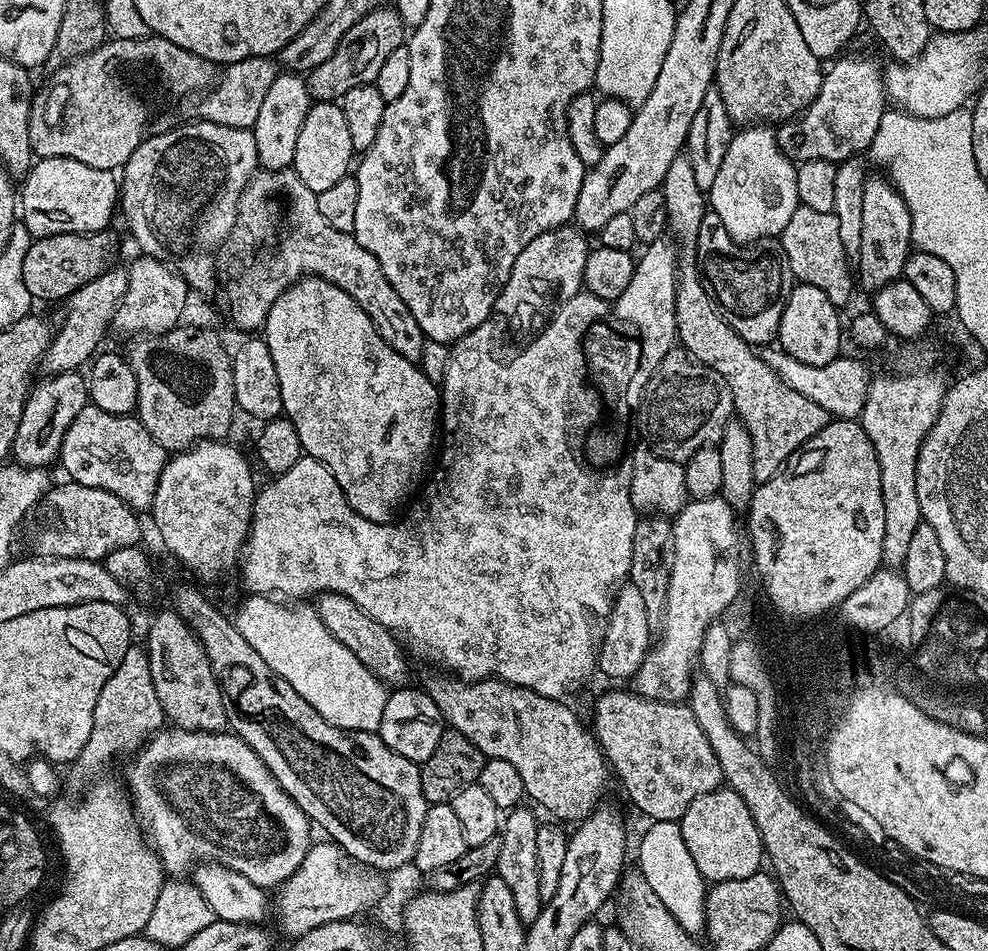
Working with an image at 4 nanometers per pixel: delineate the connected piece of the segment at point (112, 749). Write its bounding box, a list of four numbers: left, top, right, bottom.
[74,646,165,776]

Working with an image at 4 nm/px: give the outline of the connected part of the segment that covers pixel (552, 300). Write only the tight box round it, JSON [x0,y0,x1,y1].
[495,226,590,328]

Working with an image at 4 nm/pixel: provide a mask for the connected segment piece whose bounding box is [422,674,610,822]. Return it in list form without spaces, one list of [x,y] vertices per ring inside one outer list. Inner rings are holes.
[[[452,674],[443,675],[426,677],[422,687],[438,706],[445,725],[451,731],[461,732],[487,759],[502,758],[502,762],[512,763],[522,778],[525,797],[532,799],[533,805],[541,804],[552,815],[549,817],[560,822],[579,822],[598,807],[600,791],[608,776],[610,780],[610,768],[595,735],[584,729],[568,702],[534,694],[534,690],[507,684],[499,678],[469,682]]]

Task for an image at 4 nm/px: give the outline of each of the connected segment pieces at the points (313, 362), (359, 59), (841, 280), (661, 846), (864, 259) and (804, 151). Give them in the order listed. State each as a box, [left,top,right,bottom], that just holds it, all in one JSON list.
[[262,276,442,524],[307,6,406,102],[778,206,854,306],[637,820,708,933],[858,175,912,294],[775,56,886,165]]

